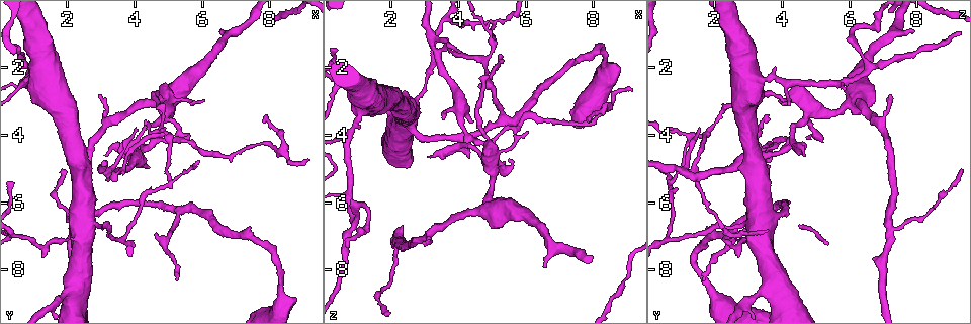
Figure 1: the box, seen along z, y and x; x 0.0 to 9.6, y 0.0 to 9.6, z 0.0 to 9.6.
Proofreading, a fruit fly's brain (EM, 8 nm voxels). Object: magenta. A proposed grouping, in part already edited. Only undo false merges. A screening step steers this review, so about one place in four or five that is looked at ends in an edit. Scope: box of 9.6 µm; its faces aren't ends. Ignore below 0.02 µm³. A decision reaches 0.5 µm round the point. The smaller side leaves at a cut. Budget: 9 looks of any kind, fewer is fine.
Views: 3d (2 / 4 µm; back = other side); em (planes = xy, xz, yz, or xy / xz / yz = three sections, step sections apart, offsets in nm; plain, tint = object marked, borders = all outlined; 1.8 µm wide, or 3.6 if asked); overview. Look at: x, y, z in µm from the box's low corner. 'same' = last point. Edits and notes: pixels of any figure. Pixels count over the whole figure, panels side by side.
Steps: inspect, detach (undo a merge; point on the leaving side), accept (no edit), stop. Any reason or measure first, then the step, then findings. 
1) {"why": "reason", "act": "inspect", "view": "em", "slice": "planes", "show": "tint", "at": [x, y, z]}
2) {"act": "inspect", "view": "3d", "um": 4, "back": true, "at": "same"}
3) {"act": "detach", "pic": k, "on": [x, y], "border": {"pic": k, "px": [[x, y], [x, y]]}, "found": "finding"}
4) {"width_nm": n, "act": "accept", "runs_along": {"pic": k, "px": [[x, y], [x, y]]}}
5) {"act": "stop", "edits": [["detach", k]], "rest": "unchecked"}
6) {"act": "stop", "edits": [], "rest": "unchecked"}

{"why": "sudden change in width", "act": "inspect", "view": "em", "slice": "xz", "step": 4, "show": "tint", "at": [4.35, 4.40, 4.10]}

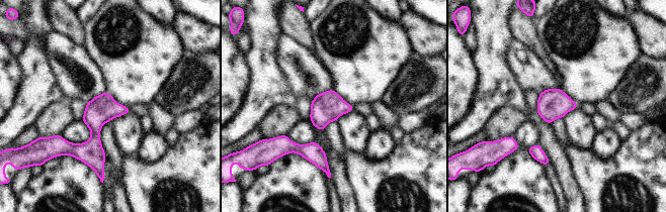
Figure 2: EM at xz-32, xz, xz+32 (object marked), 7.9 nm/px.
{"act": "accept", "found": "continuous, no second cell"}

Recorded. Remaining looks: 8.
{"why": "arms part here", "act": "inspect", "view": "em", "slice": "xz", "step": 16, "show": "tint", "at": [3.40, 5.15, 1.50]}

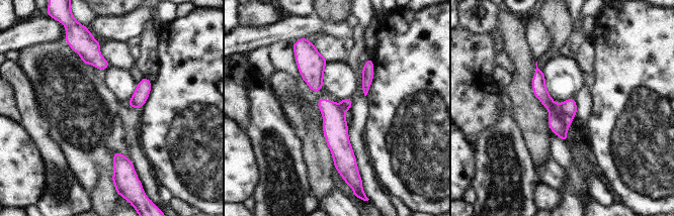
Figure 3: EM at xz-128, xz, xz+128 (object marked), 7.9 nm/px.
{"act": "detach", "pic": 3, "on": [559, 125], "border": {"pic": 3, "px": [[557, 104], [558, 111], [570, 121]]}, "found": "a second cell is stuck on"}

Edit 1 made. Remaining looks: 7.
{"why": "see it whole again", "act": "inspect", "view": "overview"}

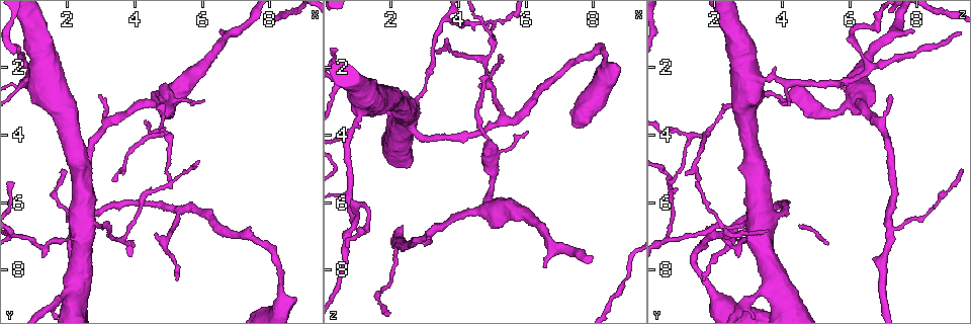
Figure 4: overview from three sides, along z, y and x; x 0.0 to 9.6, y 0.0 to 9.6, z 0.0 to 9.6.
{"why": "sharp bend", "act": "inspect", "view": "3d", "um": 4, "back": true, "at": [5.05, 5.40, 0.60]}

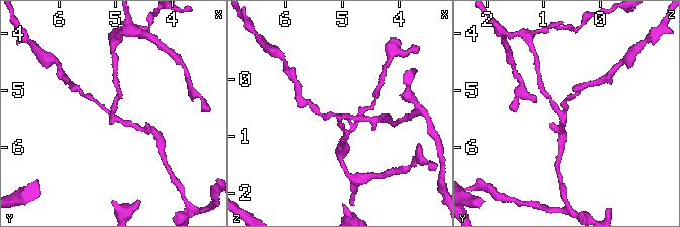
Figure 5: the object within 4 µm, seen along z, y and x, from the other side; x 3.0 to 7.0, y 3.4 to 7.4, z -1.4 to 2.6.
{"why": "now the EM", "act": "inspect", "view": "em", "um": 3.6, "slice": "planes", "show": "tint", "at": [5.00, 5.45, 0.65]}

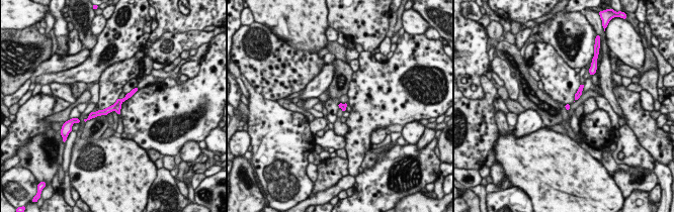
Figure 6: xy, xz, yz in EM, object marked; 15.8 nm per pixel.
{"width_nm": 90, "act": "detach", "pic": 6, "on": [118, 102], "part_leaving": {"pic": 6, "px": [[136, 89], [118, 104], [118, 112]]}, "found": "a second cell is stuck on"}

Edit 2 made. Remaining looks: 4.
{"why": "redraw", "act": "inspect", "view": "overview"}

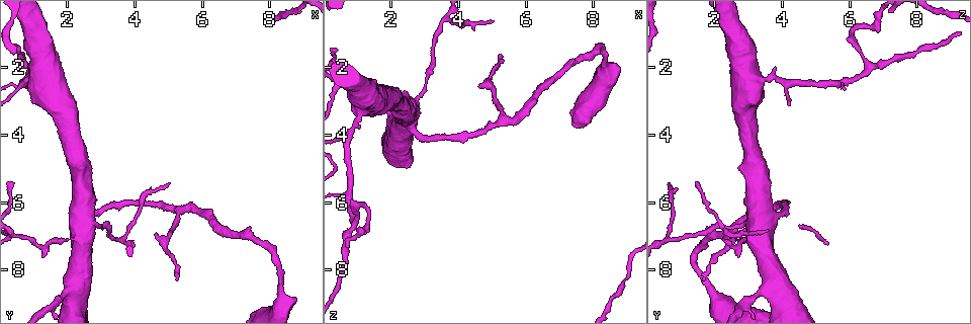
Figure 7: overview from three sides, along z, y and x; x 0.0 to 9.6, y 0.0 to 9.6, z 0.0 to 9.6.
{"why": "abrupt turn", "act": "inspect", "view": "3d", "um": 2, "at": [0.75, 2.45, 5.75]}

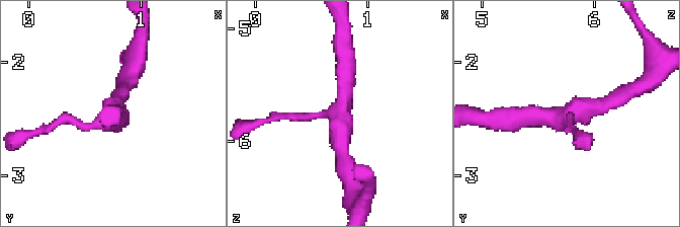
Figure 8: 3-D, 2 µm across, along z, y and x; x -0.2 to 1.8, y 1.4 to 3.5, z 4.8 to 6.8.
{"why": "now the EM", "act": "inspect", "view": "em", "slice": "planes", "show": "tint", "at": [0.74, 2.48, 5.74]}

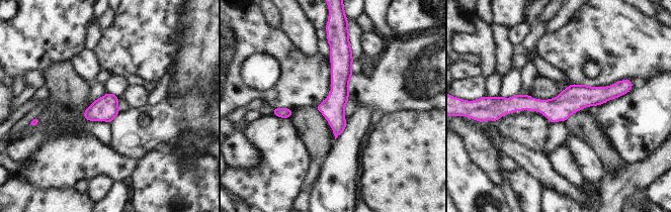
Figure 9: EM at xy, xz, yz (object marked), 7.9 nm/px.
{"width_nm": 180, "act": "accept", "runs_along": {"pic": 9, "px": [[618, 92], [564, 105], [499, 102]]}, "found": "one cell here"}

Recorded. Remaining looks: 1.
{"act": "stop", "edits": [["detach", 3], ["detach", 6]], "rest": "unchecked"}

